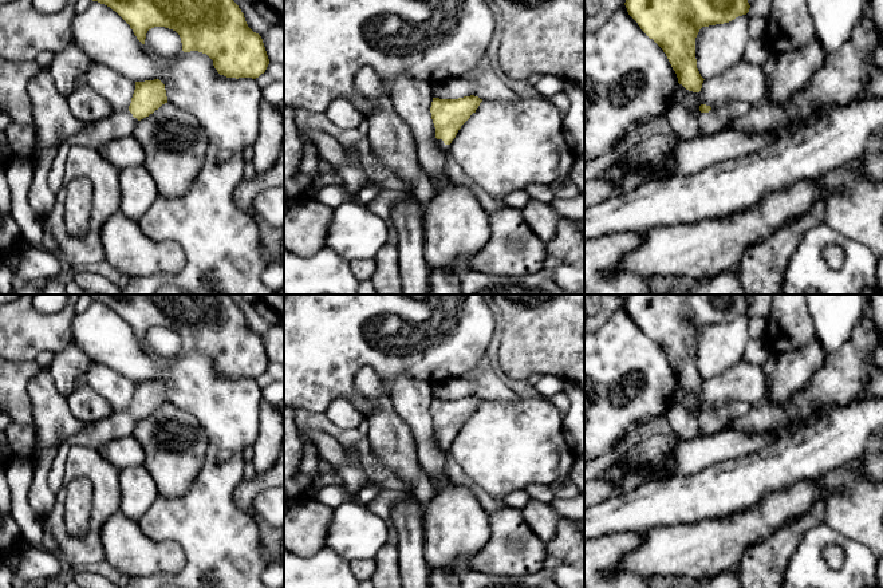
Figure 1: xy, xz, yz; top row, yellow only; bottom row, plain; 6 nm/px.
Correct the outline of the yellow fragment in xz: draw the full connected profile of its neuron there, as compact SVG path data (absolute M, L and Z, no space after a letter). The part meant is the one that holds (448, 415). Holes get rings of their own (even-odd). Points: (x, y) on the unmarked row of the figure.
M474 395L458 399L433 398L430 413L435 427L435 438L442 450L449 450L449 445L458 430L476 413L481 402L482 399Z

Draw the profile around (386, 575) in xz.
M387 544L374 560L375 572L370 579L374 588L402 588L398 548Z

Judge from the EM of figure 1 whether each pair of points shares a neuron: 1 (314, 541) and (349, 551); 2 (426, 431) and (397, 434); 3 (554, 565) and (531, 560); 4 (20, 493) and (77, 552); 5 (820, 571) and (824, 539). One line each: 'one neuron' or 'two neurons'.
1: two neurons
2: two neurons
3: two neurons
4: two neurons
5: one neuron

